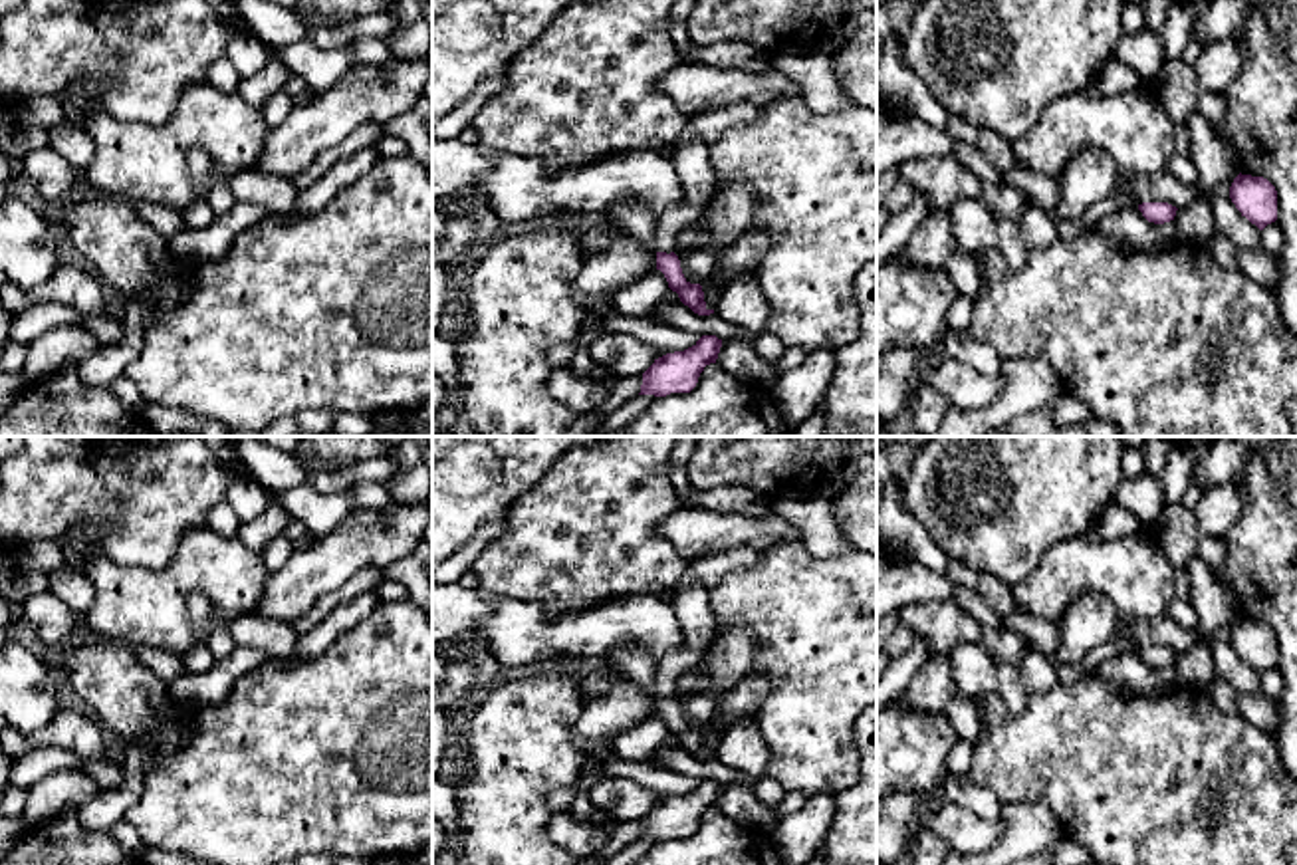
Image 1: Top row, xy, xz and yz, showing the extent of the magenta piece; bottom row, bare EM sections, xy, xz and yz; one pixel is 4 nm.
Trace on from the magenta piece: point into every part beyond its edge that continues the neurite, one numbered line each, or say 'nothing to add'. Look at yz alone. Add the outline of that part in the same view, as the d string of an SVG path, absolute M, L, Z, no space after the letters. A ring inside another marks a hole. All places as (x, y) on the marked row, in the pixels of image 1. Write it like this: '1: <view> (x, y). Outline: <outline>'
nothing to add

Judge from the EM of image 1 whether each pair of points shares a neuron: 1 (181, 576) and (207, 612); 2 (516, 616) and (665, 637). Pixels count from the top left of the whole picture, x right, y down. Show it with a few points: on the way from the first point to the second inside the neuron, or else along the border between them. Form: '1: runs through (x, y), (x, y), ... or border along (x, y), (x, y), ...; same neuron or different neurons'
1: border along (189, 596), (203, 594), (215, 612), (231, 621); different neurons
2: runs through (554, 629), (627, 629); same neuron

